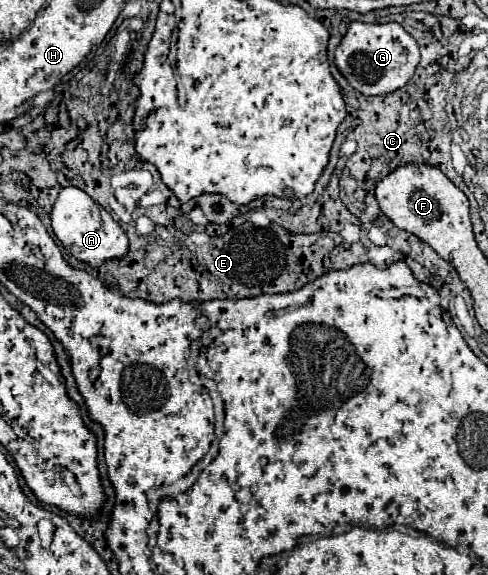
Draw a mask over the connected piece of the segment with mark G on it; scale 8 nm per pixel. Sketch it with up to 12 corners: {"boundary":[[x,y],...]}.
{"boundary":[[352,21],[334,63],[362,95],[408,83],[418,43],[400,23]]}

